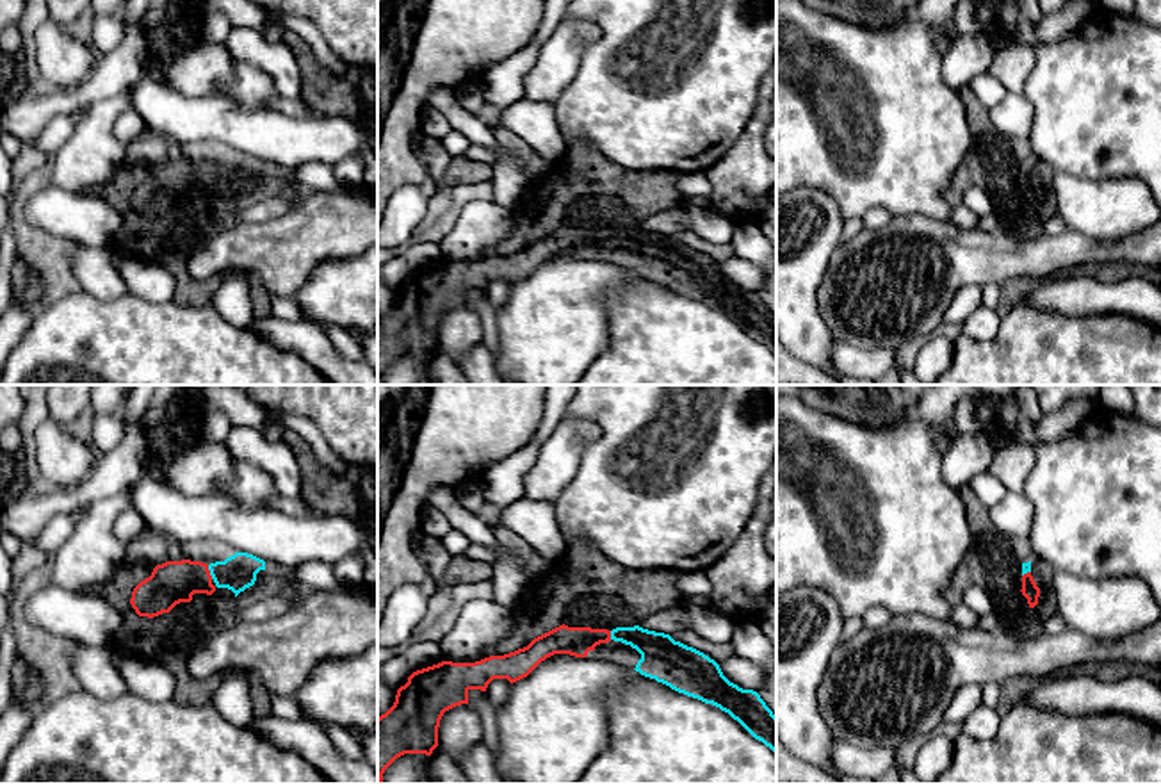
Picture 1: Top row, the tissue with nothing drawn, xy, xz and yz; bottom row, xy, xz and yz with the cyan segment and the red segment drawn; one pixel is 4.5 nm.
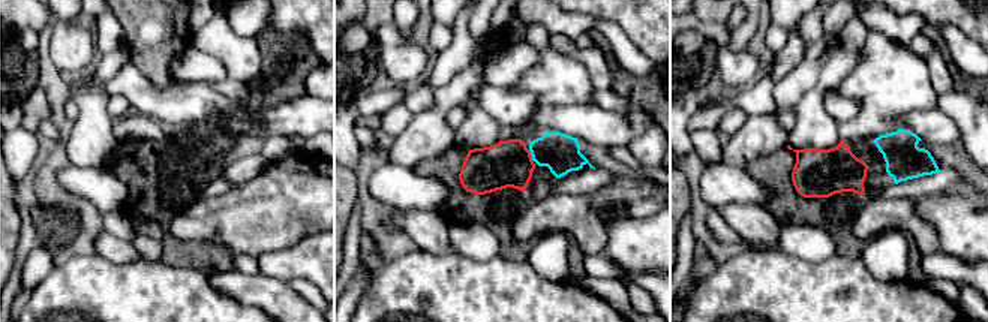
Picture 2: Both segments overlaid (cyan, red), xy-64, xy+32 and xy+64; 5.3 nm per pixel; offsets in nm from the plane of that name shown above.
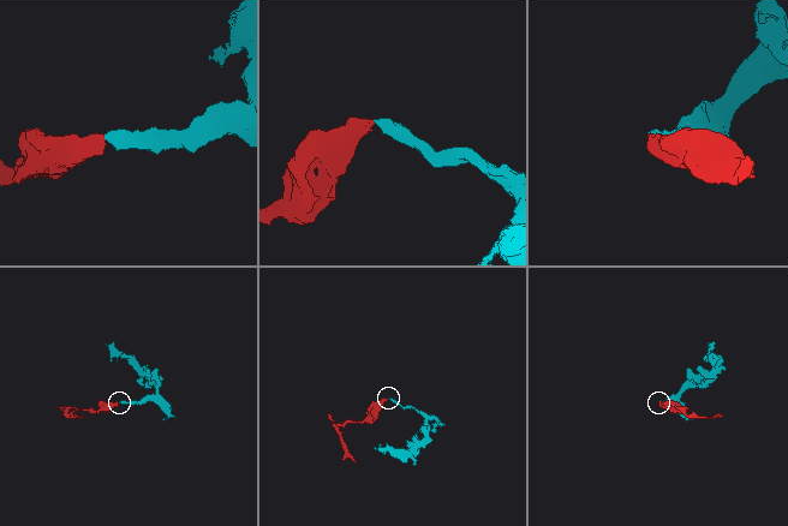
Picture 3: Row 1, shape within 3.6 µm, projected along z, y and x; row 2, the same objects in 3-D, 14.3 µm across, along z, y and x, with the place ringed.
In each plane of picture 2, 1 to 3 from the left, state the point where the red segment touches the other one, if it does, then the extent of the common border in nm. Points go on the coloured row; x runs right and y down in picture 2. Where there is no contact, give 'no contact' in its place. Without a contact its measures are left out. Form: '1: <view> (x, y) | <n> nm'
1: no contact
2: xy+32 (531, 155) | 70 nm
3: no contact

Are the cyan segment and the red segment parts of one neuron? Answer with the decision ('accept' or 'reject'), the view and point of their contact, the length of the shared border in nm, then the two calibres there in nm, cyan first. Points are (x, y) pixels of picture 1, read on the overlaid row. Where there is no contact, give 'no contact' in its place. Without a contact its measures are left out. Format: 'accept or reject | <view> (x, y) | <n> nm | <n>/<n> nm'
accept | xy (211, 572) | 70 nm | 160/190 nm

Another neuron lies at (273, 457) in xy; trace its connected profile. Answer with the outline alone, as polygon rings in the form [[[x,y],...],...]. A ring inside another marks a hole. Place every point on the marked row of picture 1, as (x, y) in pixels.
[[[231,426],[224,449],[244,463],[255,465],[271,476],[276,490],[299,499],[301,470],[294,451],[281,440],[271,440],[248,426]]]

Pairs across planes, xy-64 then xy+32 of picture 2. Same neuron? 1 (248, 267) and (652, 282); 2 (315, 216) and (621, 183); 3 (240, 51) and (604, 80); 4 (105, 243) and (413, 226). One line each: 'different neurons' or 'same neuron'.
1: same neuron
2: same neuron
3: same neuron
4: same neuron

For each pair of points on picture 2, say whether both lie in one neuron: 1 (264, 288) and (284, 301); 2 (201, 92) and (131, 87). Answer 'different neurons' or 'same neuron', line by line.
1: same neuron
2: same neuron

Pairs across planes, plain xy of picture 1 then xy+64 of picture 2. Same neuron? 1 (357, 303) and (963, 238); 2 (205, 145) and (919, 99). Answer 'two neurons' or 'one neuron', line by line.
1: one neuron
2: two neurons

